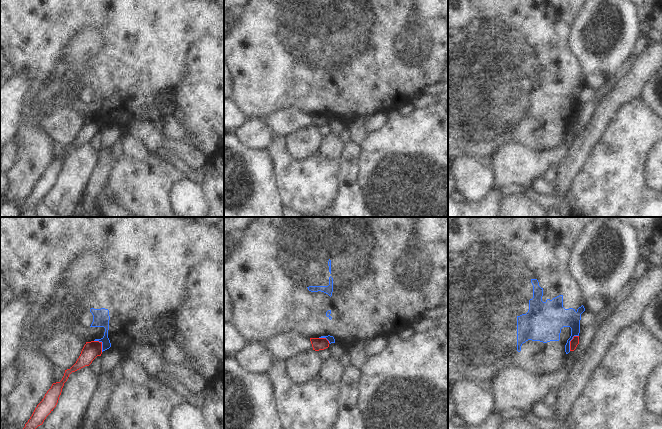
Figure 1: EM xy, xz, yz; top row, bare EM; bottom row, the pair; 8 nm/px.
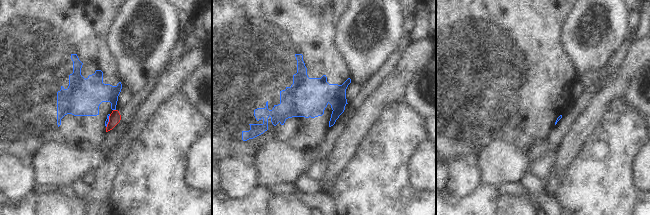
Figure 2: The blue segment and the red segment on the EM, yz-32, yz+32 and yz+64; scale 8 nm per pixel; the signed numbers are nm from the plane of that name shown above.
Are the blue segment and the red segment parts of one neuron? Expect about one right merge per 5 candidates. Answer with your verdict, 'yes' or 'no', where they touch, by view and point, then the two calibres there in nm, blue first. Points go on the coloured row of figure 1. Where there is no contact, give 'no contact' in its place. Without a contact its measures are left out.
no | yz (570, 340) | 280/70 nm

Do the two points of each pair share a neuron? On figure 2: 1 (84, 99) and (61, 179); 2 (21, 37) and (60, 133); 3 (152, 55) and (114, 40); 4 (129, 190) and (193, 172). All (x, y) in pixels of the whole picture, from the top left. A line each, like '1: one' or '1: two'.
1: two
2: one
3: one
4: two

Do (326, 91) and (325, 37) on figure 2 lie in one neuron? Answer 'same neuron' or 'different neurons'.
same neuron

